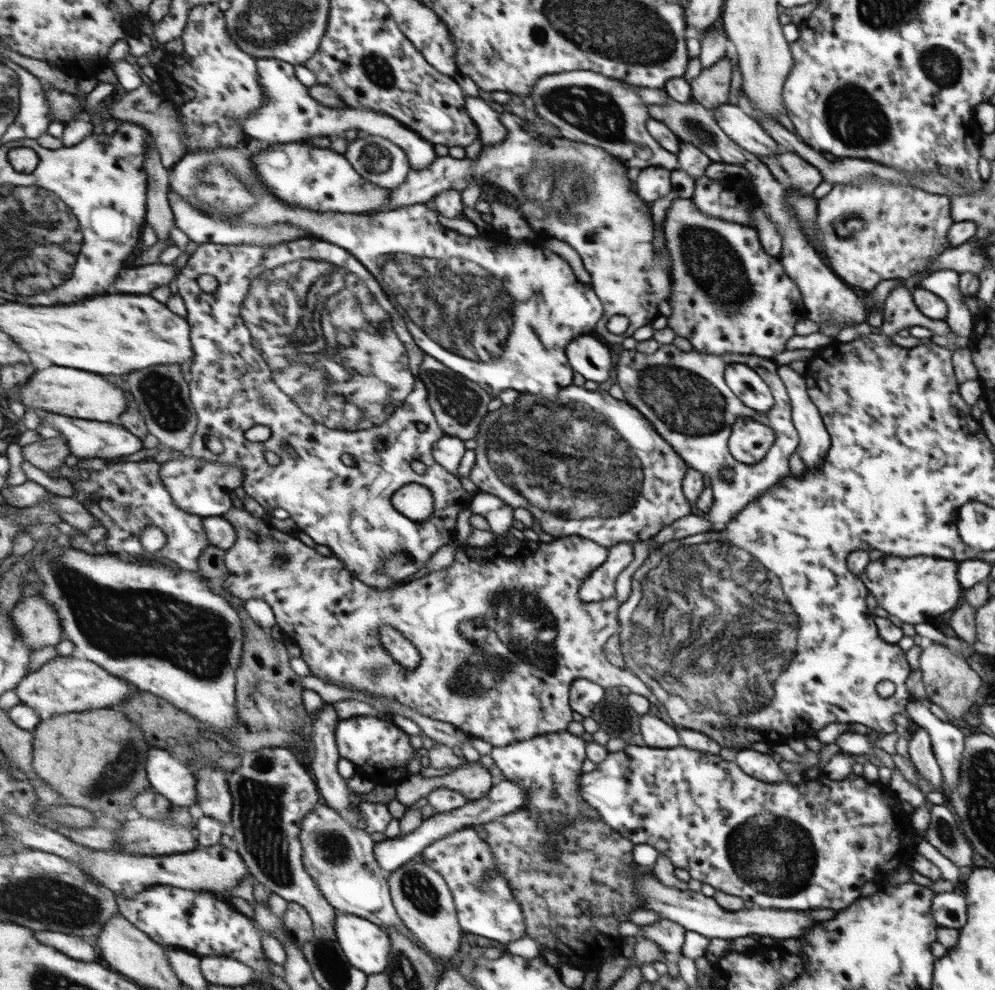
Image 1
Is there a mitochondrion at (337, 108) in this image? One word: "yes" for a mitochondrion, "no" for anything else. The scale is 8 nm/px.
no

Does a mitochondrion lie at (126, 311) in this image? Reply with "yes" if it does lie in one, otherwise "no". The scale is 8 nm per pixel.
no

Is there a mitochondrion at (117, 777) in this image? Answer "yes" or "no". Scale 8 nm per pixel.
yes

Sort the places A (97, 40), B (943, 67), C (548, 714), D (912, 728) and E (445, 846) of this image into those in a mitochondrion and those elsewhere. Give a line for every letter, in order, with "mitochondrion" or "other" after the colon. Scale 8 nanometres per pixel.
A: other
B: mitochondrion
C: other
D: other
E: other

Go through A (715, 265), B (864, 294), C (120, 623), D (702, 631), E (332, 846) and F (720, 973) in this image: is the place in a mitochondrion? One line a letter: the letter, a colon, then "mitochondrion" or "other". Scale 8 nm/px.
A: mitochondrion
B: other
C: mitochondrion
D: mitochondrion
E: mitochondrion
F: other

